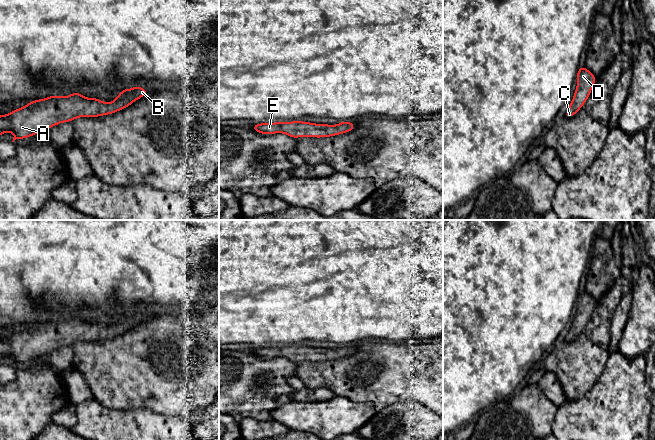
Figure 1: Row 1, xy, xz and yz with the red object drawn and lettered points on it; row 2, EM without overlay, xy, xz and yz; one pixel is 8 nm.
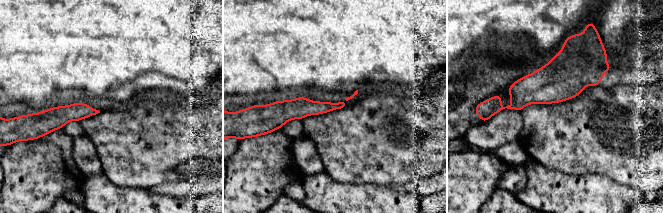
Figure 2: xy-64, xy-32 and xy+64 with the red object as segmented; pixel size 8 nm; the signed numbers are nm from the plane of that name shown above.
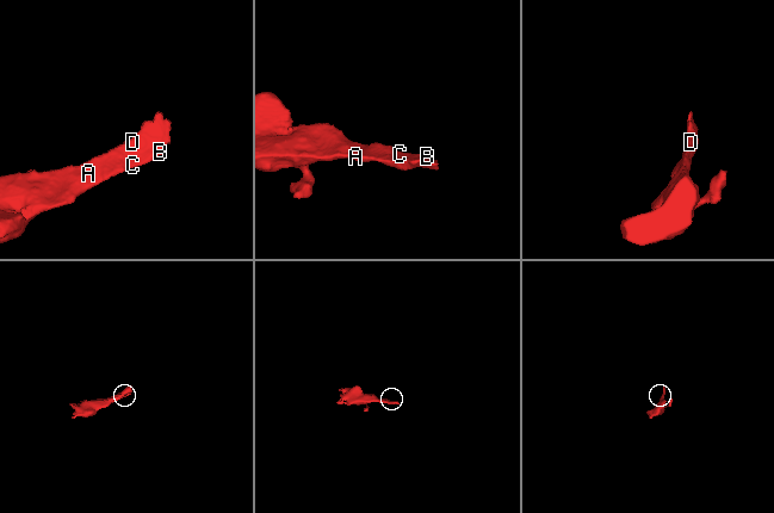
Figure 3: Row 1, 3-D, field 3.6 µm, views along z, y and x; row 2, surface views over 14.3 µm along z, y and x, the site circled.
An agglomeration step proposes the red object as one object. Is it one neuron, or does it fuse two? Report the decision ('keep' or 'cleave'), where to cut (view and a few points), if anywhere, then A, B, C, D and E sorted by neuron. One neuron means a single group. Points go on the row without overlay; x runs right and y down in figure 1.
keep; cut none; groups A B C D E

